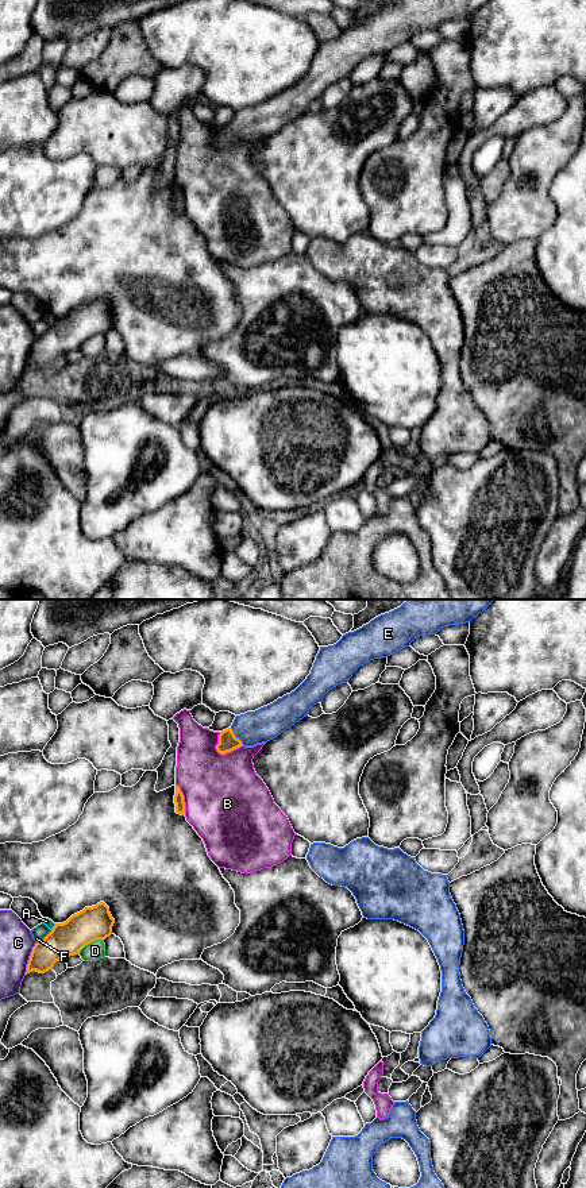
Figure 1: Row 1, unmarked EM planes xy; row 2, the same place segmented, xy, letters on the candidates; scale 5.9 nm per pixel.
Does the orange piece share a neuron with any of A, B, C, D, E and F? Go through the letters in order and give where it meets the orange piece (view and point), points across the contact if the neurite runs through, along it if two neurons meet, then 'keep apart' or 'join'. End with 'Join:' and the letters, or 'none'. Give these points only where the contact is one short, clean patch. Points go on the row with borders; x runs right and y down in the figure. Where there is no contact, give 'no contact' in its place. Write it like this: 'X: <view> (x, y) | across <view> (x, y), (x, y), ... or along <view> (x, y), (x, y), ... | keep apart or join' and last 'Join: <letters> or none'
A: xy (53, 928) | keep apart
B: xy (228, 751) | keep apart
C: xy (30, 959) | keep apart
D: xy (89, 942) | keep apart
E: xy (234, 736) | across xy (227, 741), (234, 736), (265, 724) | join
F: xy (45, 937) | keep apart
Join: E

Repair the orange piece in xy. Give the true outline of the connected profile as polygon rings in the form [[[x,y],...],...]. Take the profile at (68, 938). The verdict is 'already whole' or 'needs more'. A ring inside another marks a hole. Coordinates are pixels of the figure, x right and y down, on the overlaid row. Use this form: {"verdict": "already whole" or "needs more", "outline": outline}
{"verdict": "already whole", "outline": [[[104,902],[85,907],[63,923],[55,923],[32,948],[26,975],[32,971],[45,973],[53,969],[57,961],[78,954],[85,945],[105,940],[112,934],[113,923],[115,919]]]}

